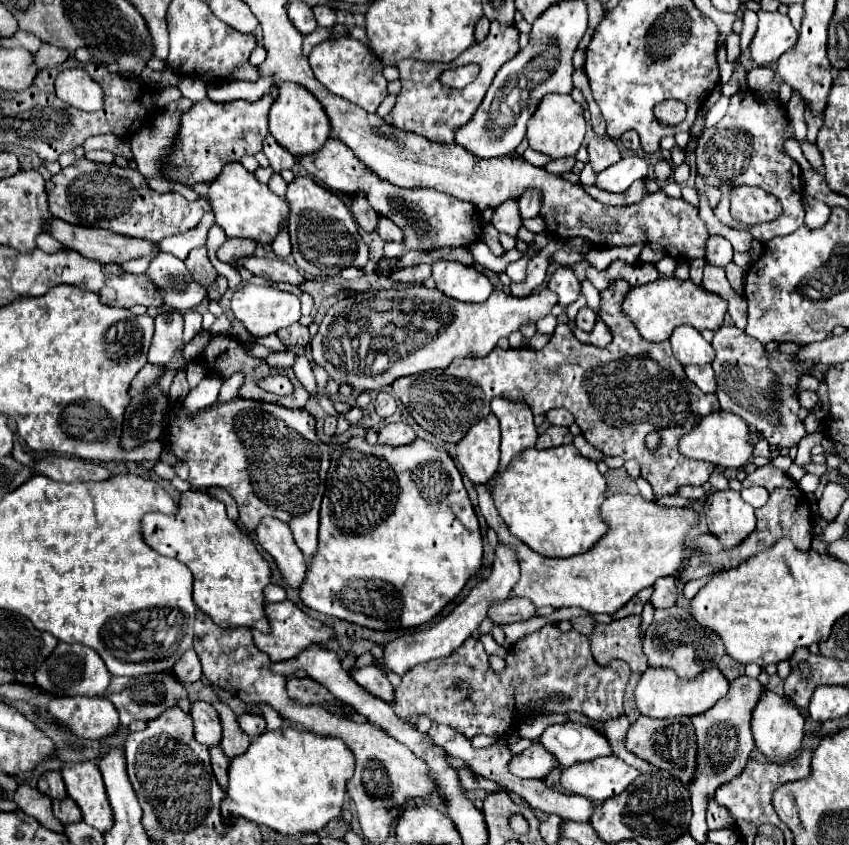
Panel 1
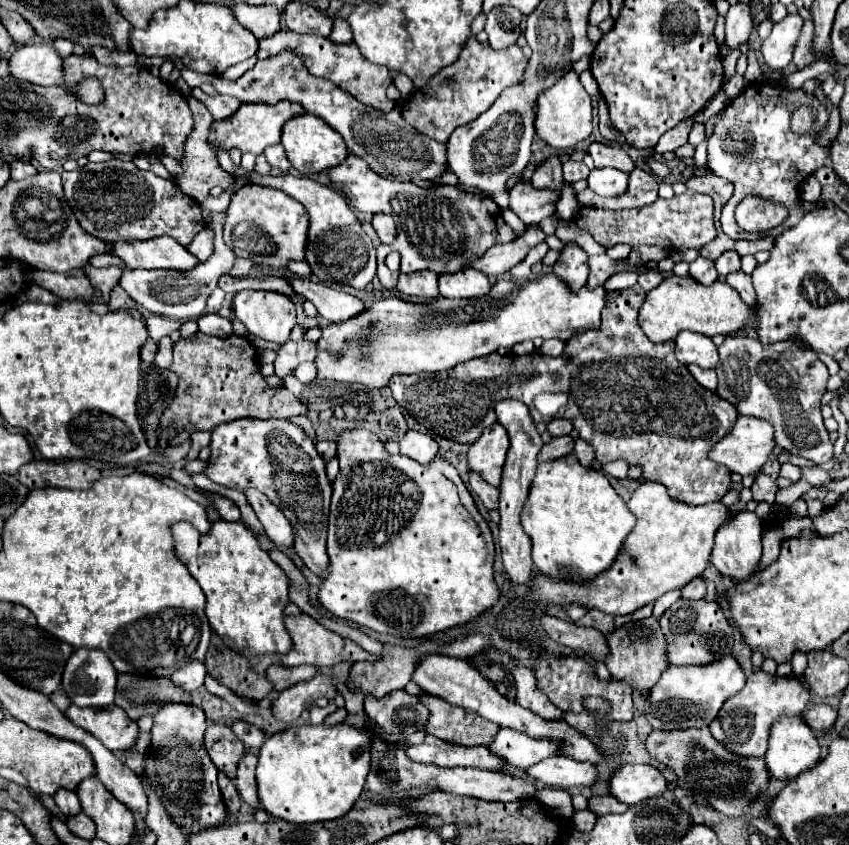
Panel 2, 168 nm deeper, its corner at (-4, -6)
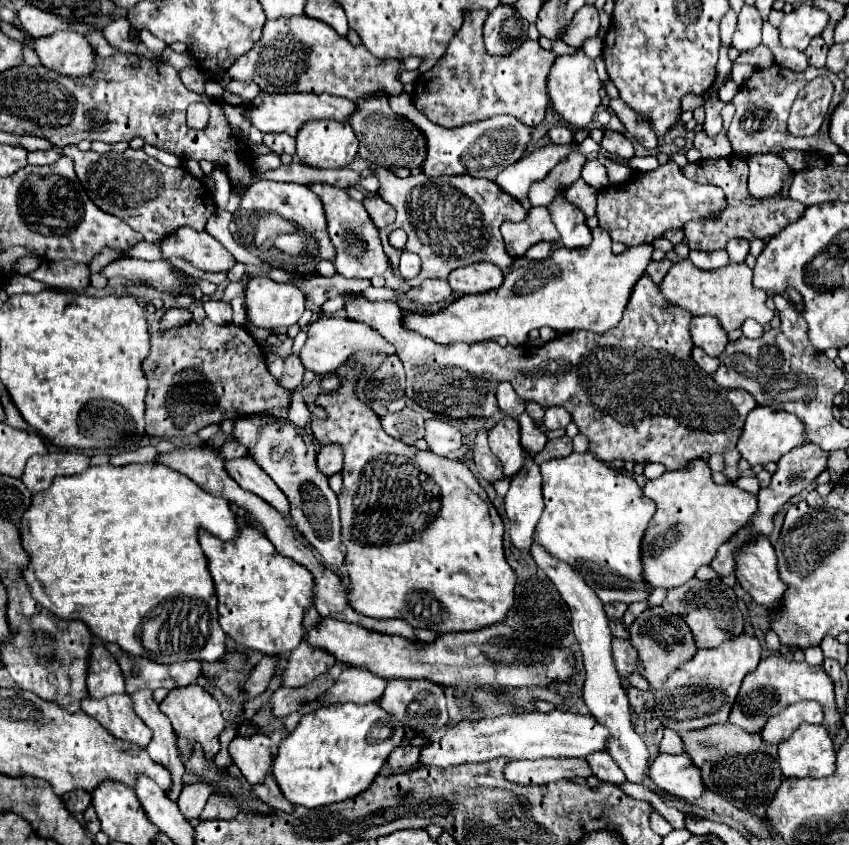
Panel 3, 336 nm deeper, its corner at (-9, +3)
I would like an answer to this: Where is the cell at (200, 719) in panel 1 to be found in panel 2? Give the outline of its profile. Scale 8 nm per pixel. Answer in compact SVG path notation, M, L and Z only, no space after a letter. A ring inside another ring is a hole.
M220 723L208 725L206 735L204 735L204 745L210 753L212 763L220 771L224 771L228 777L234 779L236 777L236 763L244 755L244 745L232 733L232 729L228 725L220 725Z

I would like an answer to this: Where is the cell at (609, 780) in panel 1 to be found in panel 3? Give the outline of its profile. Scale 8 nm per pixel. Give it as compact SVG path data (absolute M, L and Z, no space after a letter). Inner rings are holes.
M659 754L653 760L649 774L659 790L689 802L701 798L705 792L701 770L693 766L687 754Z

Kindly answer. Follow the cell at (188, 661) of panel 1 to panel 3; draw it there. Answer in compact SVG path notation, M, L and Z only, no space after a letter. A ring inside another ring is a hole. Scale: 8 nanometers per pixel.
M195 660L169 666L169 676L173 676L177 686L187 686L187 684L197 682L199 674L201 674L201 664L195 662Z

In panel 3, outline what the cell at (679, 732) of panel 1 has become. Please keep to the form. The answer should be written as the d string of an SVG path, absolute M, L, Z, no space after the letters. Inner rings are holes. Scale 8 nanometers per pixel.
M715 724L705 730L679 734L685 744L685 752L693 758L693 764L701 768L703 782L709 790L715 790L739 810L749 810L759 818L765 818L765 810L783 778L777 764L777 746L765 744L761 736L749 734L733 724Z

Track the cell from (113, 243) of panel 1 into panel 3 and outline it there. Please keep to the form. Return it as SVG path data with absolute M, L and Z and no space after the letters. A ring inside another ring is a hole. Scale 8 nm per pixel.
M179 228L159 246L163 258L179 256L207 272L227 272L235 264L235 258L227 252L223 244L219 244L207 232L197 232L193 228Z

